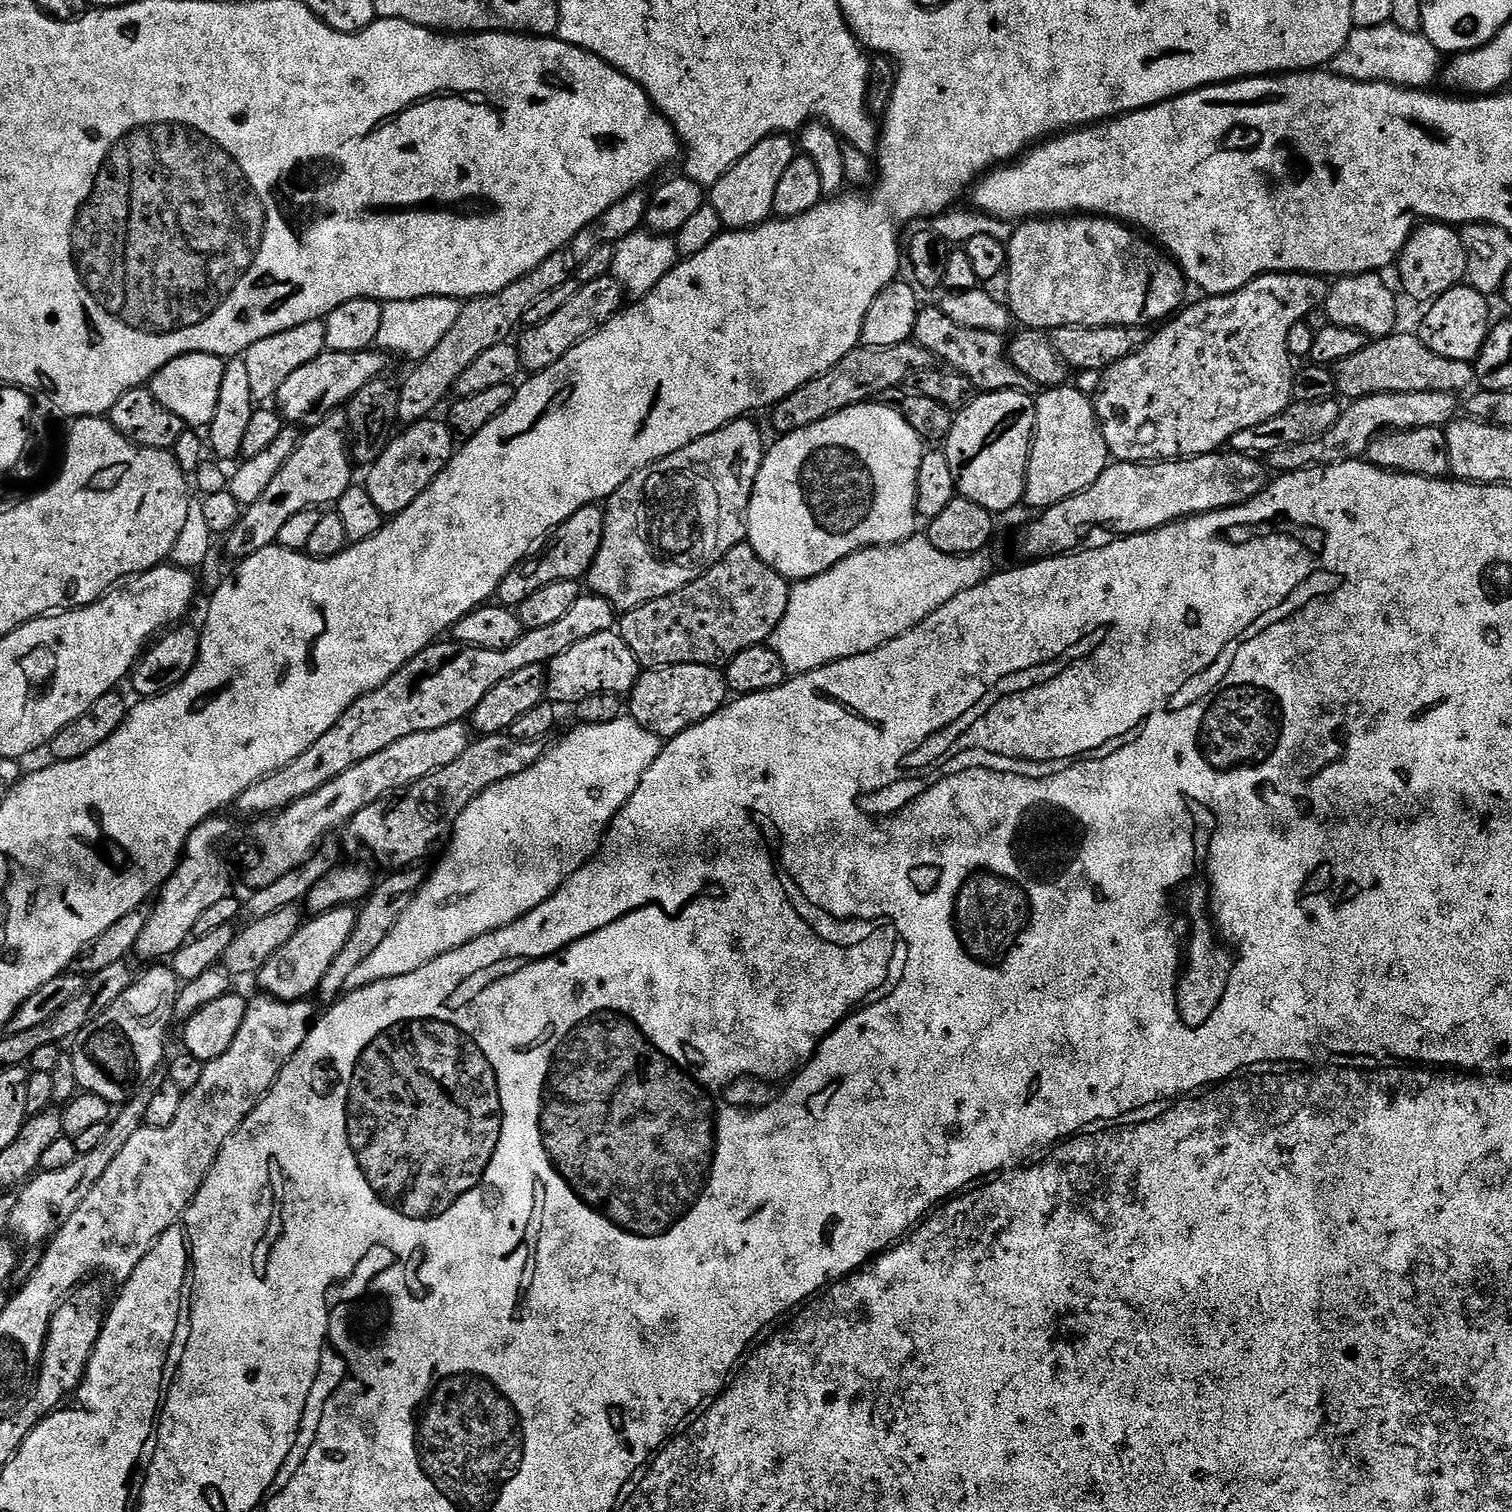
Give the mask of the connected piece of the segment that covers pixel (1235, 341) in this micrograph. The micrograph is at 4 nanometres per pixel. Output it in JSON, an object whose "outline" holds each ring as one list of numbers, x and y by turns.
{"outline":[[1269,272,1267,276,1259,276,1237,292,1227,292,1224,296,1205,295,1204,300,1197,304,1189,303,1181,307,1163,326,1157,327,1149,335,1146,343,1134,354,1122,358,1122,362,1114,362,1114,366,1105,368,1100,380,1100,393,1094,396,1096,418,1100,422,1102,438,1108,447,1108,455,1113,461,1125,464,1142,464,1145,462,1163,462,1165,460,1178,460,1189,456,1205,456,1211,452,1221,451,1231,441,1238,430,1250,430,1250,426,1262,426,1262,422,1270,422,1288,405,1292,399,1292,377,1294,375,1294,360,1288,354,1286,338,1290,334,1290,326,1301,323,1310,314,1310,310,1321,307,1324,299,1328,297,1329,285,1325,277,1314,276,1302,272]]}

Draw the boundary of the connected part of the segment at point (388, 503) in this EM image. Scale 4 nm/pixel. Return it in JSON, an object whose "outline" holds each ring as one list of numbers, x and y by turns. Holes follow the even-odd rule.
{"outline":[[429,418,417,420,403,430,401,436,393,435,384,445,380,457,367,469,366,487,374,506,391,518,396,513,406,510,418,494,422,494,438,478,440,471,450,463,454,455,454,437,451,428,443,419],[453,444,453,448,452,448]]}

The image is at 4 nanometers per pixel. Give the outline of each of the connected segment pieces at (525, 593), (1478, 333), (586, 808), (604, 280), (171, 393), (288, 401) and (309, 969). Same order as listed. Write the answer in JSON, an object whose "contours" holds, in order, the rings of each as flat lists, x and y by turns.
{"contours":[[[599,503,582,506,582,510,570,514,570,518,559,524,531,555,502,578,495,599,505,608,516,610,534,590,542,590,542,586,550,586,550,582,583,581,592,568,603,537,604,508]],[[1467,286,1446,290,1437,300,1427,305,1428,313,1420,320,1418,335,1431,352,1442,354,1442,358,1475,361,1486,342,1494,317,1488,309,1489,297]],[[621,718,605,724,580,724,573,732,566,733,553,748,551,745,540,761,534,766,530,766,530,770,522,770,522,774,514,774,514,778,506,778,502,782,490,786,482,794,475,796,470,802,470,806,466,806,466,810,462,810,452,839,447,841,446,851,439,857,440,865,433,870,432,876,430,872,430,875,421,884,420,891,416,893,416,897,410,901,408,908,398,918,394,930,390,930,390,934,386,934,385,940,378,945,378,950,374,950,374,954,370,954,370,958,363,960,351,971,350,978,346,978,347,991,357,992,360,988,370,986,374,982,410,974,414,970,426,966,426,962,430,962,450,950,461,948,463,944,477,940,479,936,484,936,488,932,505,928,507,924,514,923,515,920,522,918,542,902,549,900,587,860,595,856,603,841,604,833,612,825,612,819,622,810,622,806,626,806,630,794,634,794,634,790,638,790,638,782,642,782,642,774,646,774,646,770,654,762,654,758,658,758,661,747,662,741,659,736,638,726,638,722,631,718]],[[611,274,594,278,594,282,582,284,568,301,558,306,554,314,550,314,550,318,537,324,527,325,519,333,519,336,521,335,520,340,518,339,521,369,525,373,535,374,554,366,554,362,561,360,574,345,592,335,600,325,605,324,611,316,621,311,625,304,624,288]],[[188,352,170,361,162,370,152,375,150,391,170,414,178,414,186,426,200,430,211,425,214,410,218,408,218,390,222,390,222,374,225,361,205,352]],[[326,350,318,358,314,358,314,362,306,362,306,366,294,370,294,374,290,374,286,382,282,382,274,397,275,407,285,421,296,426,300,426,303,420,311,421,321,414,343,409,348,401,354,398,354,394,362,390,362,386,385,375,384,367,388,364,387,359,389,360,389,357,380,350,367,352]],[[345,906,305,919,294,938,290,938,282,950,274,950,270,962,262,966,258,973,258,981,264,987,261,989,276,1000,308,1000,311,992,313,995,319,989,322,978,326,978,326,970,330,970,334,958,346,944,346,938,356,925,356,914,355,907]]]}

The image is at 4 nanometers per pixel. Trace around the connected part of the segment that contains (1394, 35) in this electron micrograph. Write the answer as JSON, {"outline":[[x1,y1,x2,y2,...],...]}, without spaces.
{"outline":[[1394,23,1353,28,1352,33,1346,38,1346,46,1338,50,1330,68,1336,75,1347,80,1424,90,1432,86,1441,75,1442,53,1420,32,1398,30,1398,26]]}

